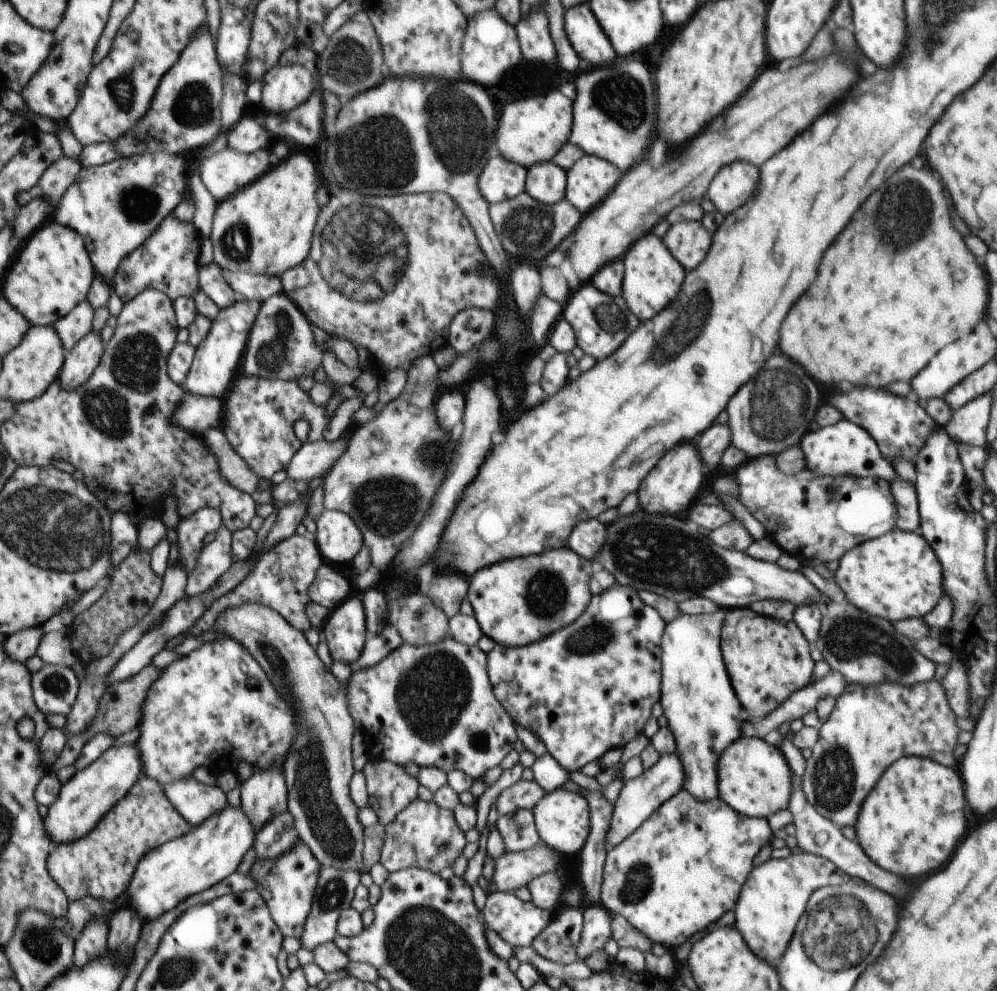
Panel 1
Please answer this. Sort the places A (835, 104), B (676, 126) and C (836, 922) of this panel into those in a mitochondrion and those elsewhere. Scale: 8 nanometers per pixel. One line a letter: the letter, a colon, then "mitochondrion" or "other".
A: other
B: other
C: mitochondrion

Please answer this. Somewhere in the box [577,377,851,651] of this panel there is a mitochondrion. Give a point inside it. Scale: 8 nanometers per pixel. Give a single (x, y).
(659, 559)

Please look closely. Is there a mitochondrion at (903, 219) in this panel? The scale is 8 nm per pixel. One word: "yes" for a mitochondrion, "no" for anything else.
yes

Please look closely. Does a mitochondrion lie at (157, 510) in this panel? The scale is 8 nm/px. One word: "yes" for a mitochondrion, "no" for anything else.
no

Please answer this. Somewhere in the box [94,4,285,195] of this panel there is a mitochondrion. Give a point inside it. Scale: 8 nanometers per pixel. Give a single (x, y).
(193, 107)

